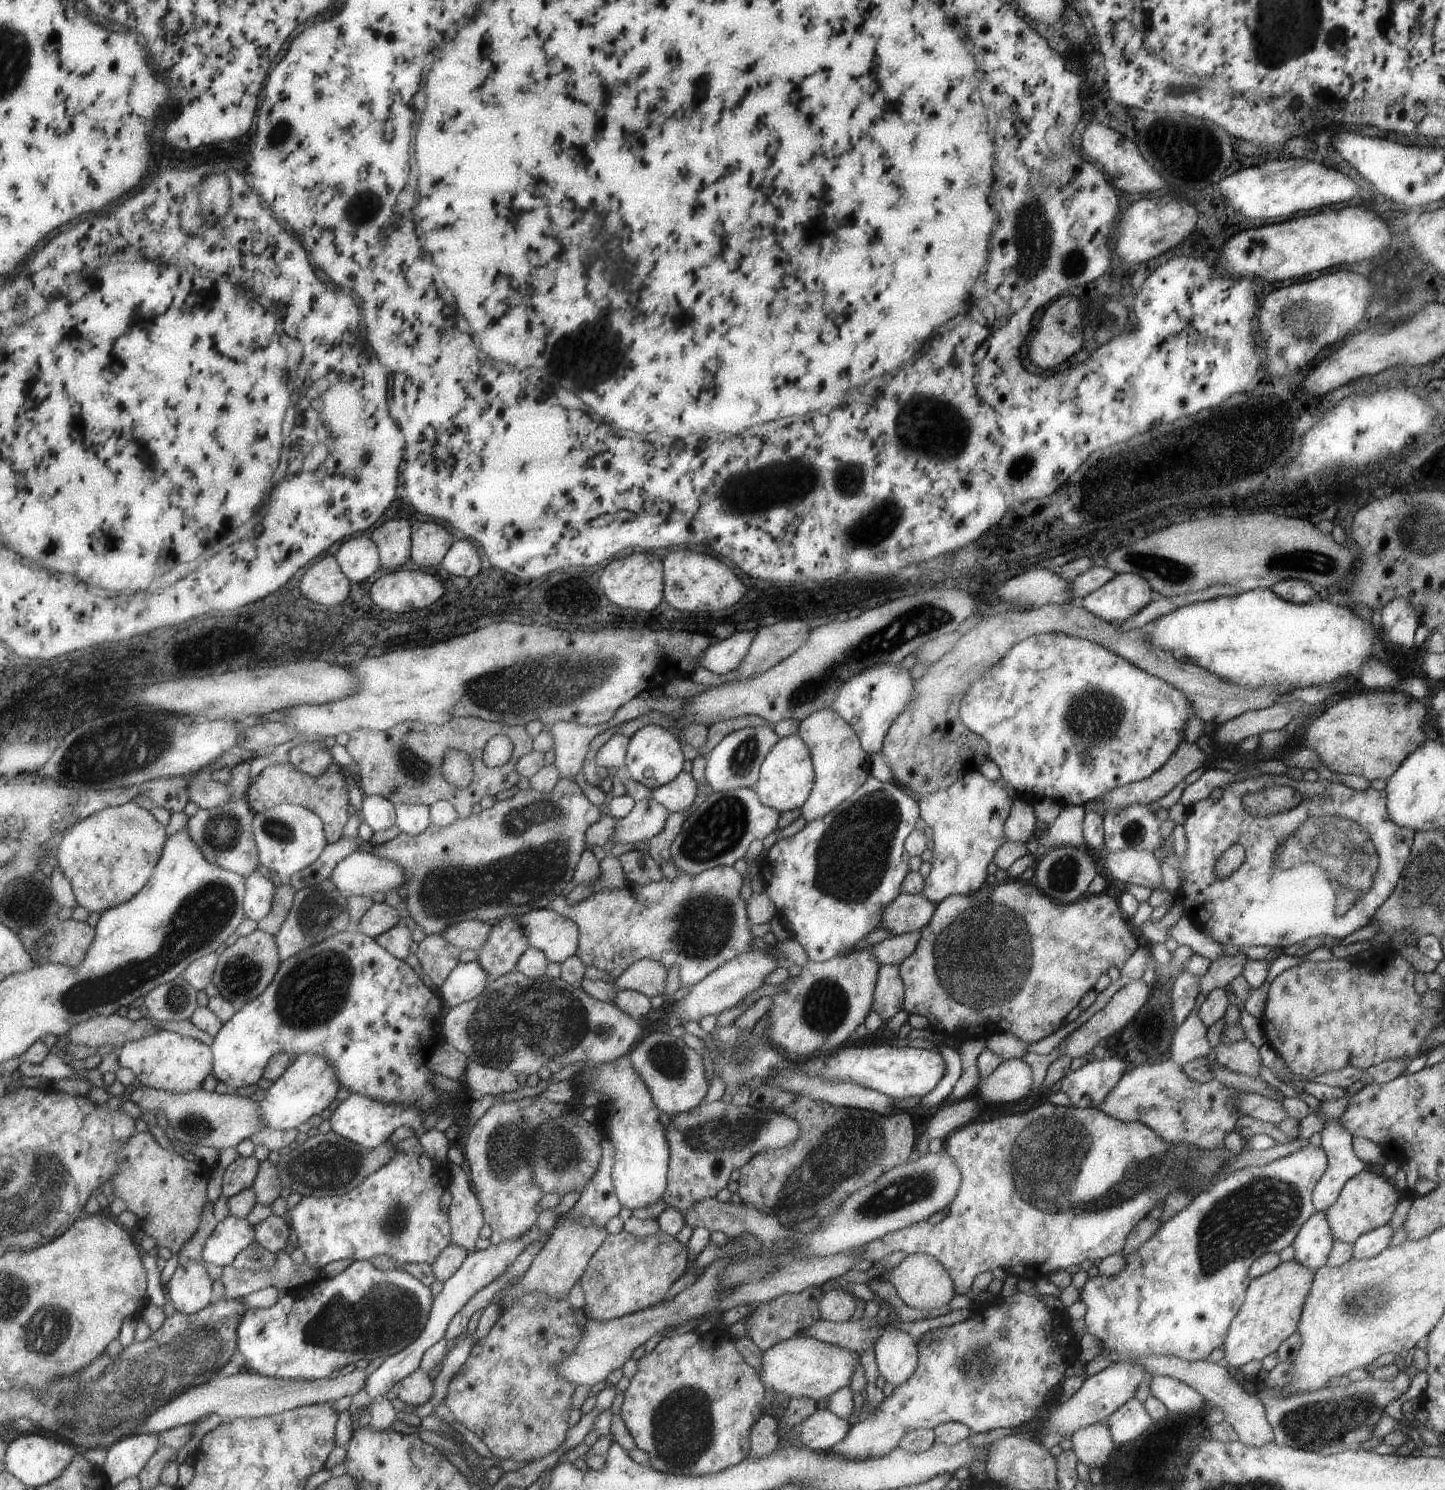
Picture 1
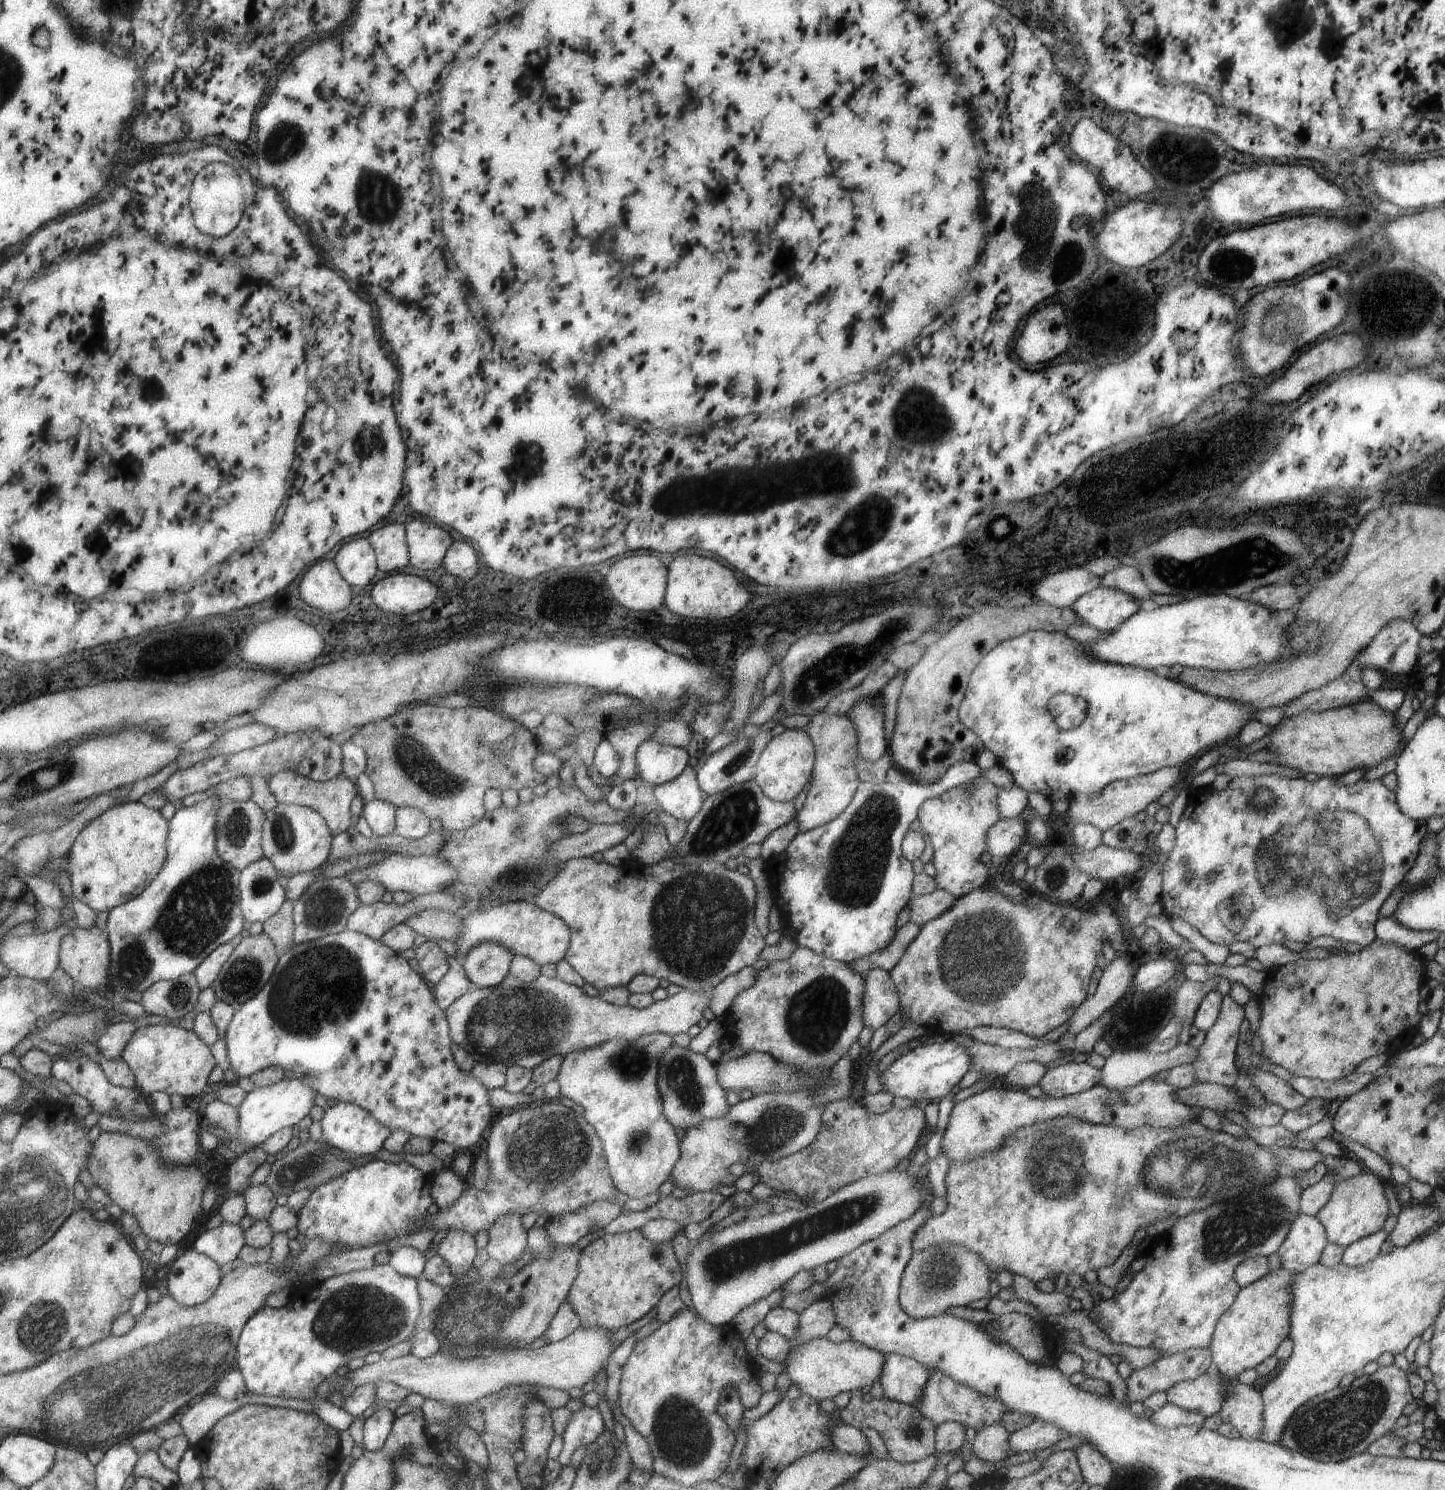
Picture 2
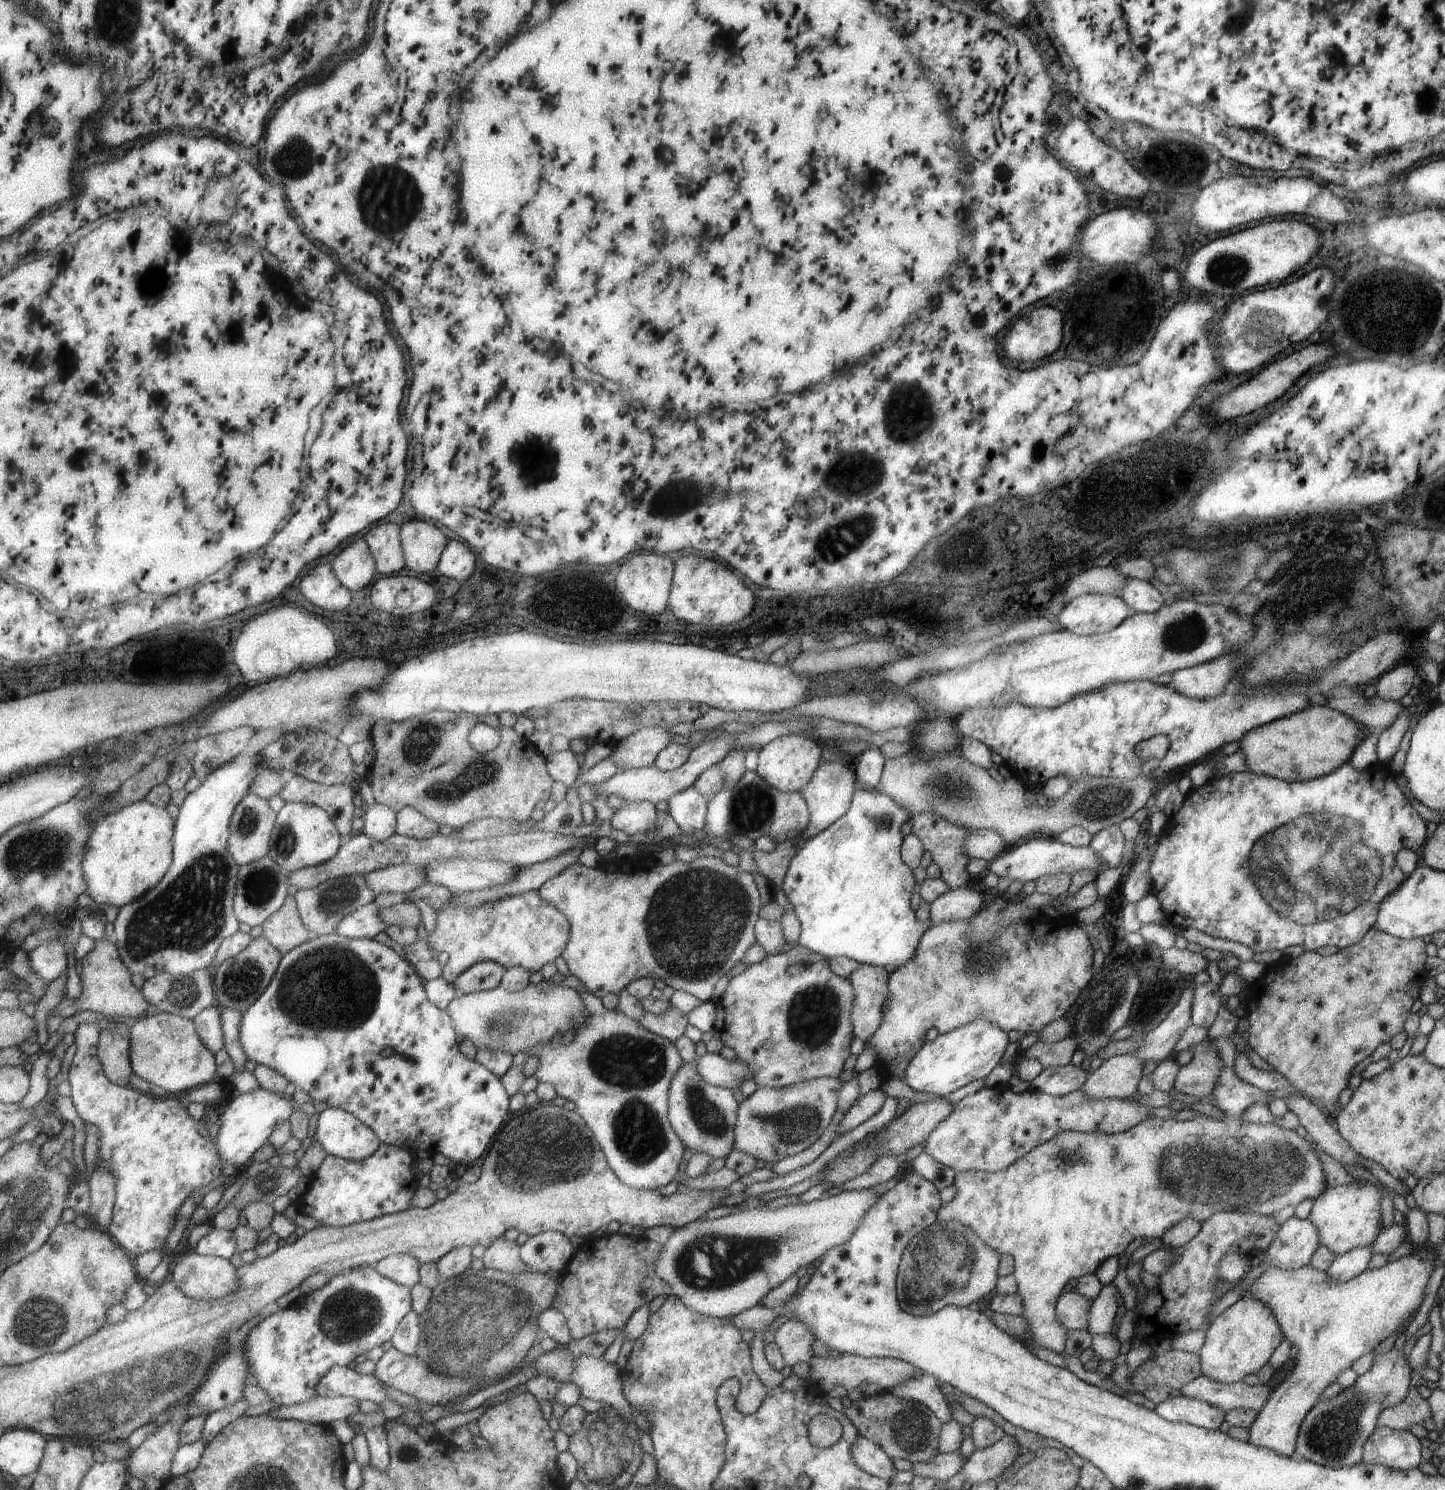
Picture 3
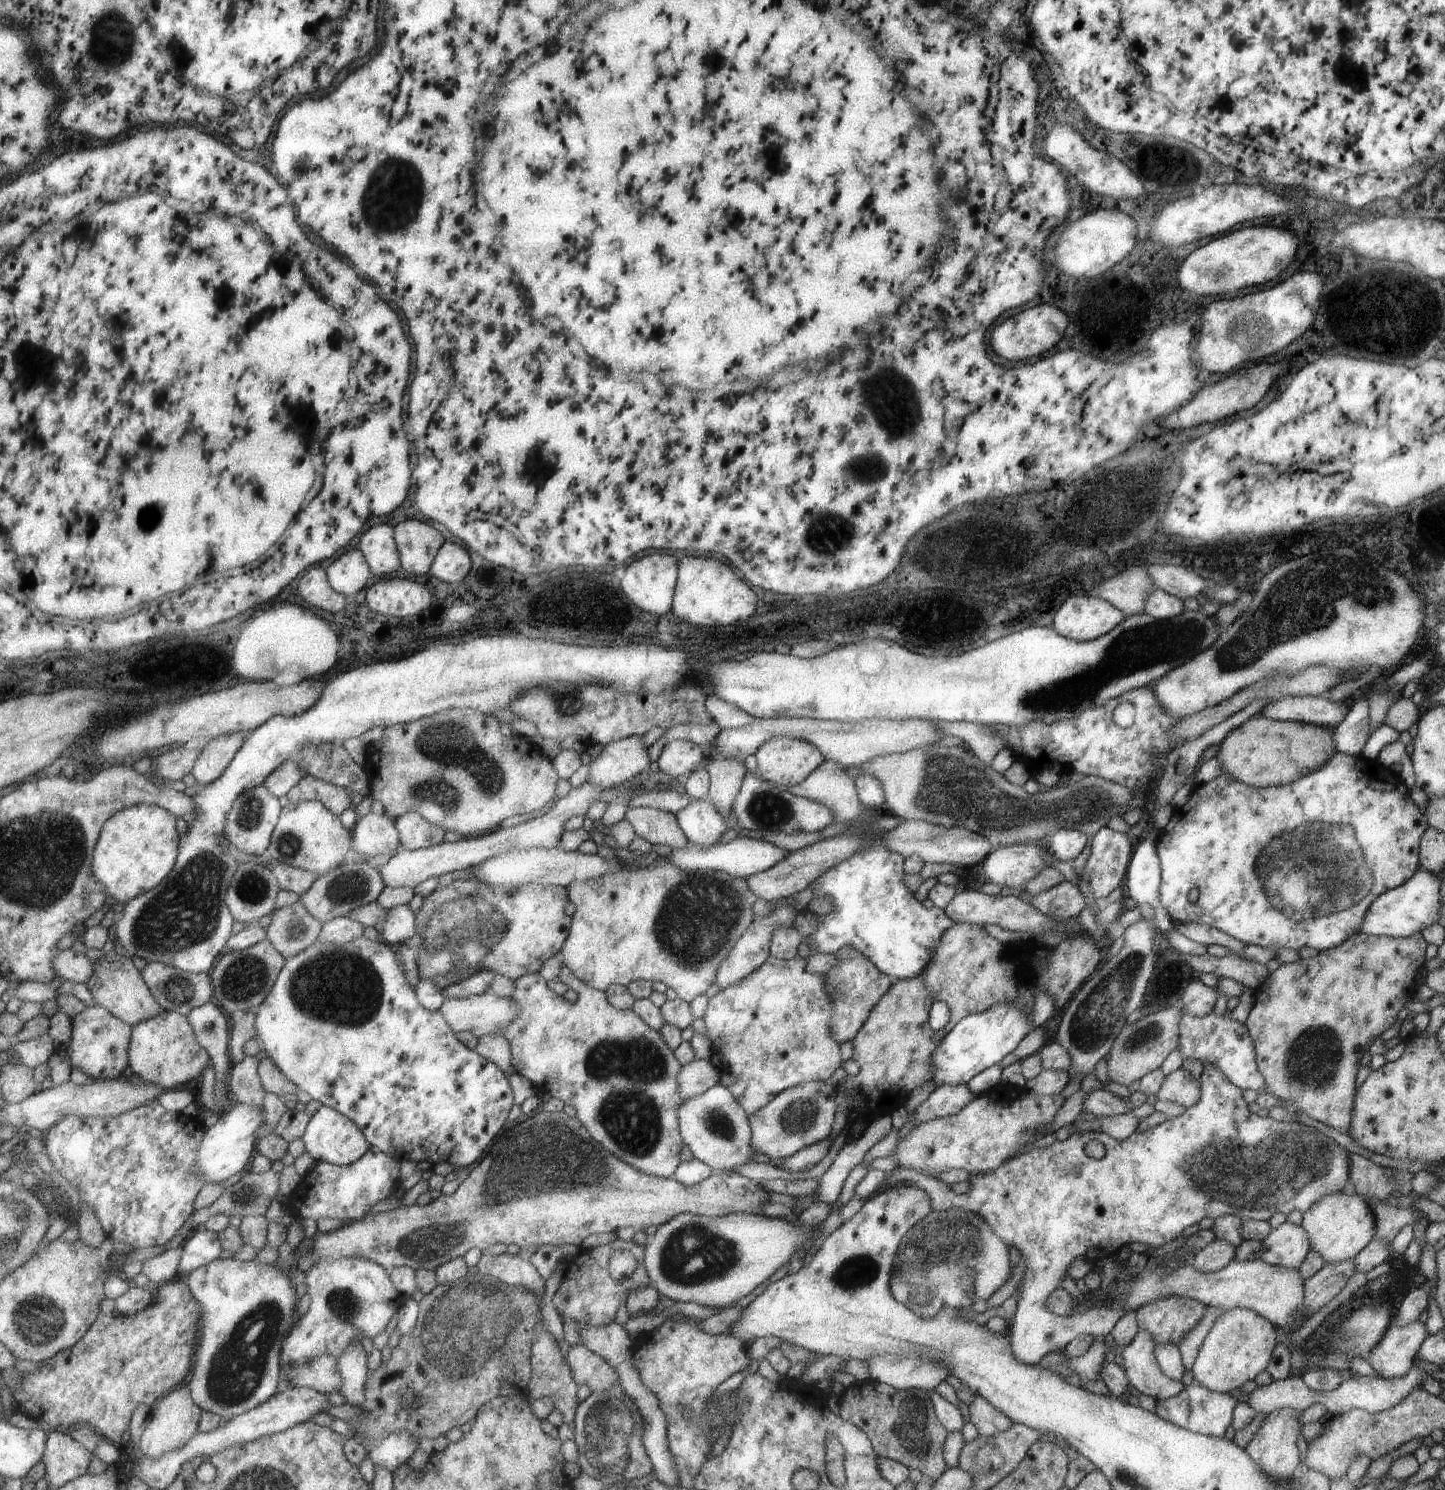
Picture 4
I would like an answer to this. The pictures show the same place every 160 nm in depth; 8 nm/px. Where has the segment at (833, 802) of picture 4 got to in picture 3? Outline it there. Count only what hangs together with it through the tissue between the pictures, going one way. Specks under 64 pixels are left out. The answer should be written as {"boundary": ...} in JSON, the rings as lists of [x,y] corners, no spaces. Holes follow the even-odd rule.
{"boundary":[[[847,761],[823,762],[823,764],[819,765],[813,772],[809,782],[800,790],[800,794],[803,796],[807,808],[809,808],[809,822],[807,822],[807,826],[801,830],[798,836],[808,840],[831,826],[835,820],[841,818],[849,810],[849,806],[851,806],[856,786],[852,764]]]}

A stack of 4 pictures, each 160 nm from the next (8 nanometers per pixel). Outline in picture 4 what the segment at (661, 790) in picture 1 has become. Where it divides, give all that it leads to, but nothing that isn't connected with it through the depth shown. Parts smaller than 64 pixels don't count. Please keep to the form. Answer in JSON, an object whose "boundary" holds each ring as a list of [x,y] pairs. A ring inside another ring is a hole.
{"boundary":[[[691,799],[683,810],[674,815],[683,835],[696,846],[715,845],[720,836],[729,830],[721,814],[705,800]]]}

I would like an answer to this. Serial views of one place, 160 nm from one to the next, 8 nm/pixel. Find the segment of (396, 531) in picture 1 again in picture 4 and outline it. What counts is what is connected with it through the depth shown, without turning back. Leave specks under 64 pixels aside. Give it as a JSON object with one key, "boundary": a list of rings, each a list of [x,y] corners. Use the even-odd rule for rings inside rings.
{"boundary":[[[379,524],[363,531],[359,538],[358,548],[375,576],[385,576],[400,566],[393,531],[387,524]]]}

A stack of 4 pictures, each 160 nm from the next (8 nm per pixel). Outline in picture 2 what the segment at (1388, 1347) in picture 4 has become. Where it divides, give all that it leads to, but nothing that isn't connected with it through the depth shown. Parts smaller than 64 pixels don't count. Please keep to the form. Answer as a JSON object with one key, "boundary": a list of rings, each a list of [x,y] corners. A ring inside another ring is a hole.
{"boundary":[[[1394,1364],[1377,1367],[1372,1374],[1354,1378],[1344,1388],[1337,1385],[1300,1404],[1289,1415],[1278,1443],[1316,1461],[1339,1462],[1365,1452],[1373,1441],[1395,1428],[1403,1407],[1413,1400],[1406,1371],[1401,1371]]]}

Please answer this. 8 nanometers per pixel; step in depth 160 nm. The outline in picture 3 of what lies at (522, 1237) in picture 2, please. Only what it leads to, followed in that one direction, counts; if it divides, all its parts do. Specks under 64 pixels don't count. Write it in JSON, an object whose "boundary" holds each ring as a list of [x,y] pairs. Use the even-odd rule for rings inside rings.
{"boundary":[[[503,1235],[497,1236],[483,1252],[481,1257],[484,1269],[497,1270],[505,1274],[519,1274],[529,1272],[520,1258],[520,1247],[517,1242],[505,1240]]]}

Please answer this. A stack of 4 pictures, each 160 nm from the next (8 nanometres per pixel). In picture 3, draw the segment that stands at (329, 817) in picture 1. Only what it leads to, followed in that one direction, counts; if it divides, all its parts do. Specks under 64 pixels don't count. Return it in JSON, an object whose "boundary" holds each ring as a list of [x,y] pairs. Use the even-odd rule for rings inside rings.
{"boundary":[[[295,775],[281,790],[280,797],[286,802],[305,802],[319,806],[332,816],[337,831],[349,837],[353,818],[353,787],[346,784],[323,785],[300,775]]]}

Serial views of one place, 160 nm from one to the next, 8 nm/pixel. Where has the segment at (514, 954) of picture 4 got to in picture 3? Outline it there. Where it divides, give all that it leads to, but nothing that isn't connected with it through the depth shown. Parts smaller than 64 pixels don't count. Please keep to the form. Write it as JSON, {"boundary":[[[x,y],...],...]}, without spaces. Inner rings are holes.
{"boundary":[[[529,890],[517,896],[509,896],[495,902],[485,902],[477,908],[463,908],[455,906],[447,901],[435,911],[436,924],[432,931],[427,932],[427,944],[429,948],[442,959],[442,972],[440,977],[445,982],[452,984],[455,978],[465,972],[475,962],[489,960],[497,962],[505,969],[519,966],[530,974],[540,969],[549,962],[554,963],[555,958],[560,956],[568,942],[570,932],[569,920],[551,904],[547,904],[537,890]]]}

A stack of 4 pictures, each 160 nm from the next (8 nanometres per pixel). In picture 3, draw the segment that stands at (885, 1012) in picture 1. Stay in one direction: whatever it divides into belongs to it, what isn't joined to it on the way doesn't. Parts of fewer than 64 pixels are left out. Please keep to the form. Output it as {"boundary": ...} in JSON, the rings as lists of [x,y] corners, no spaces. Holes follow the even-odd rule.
{"boundary":[[[860,963],[859,968],[847,976],[847,982],[853,988],[853,1004],[851,1004],[851,1012],[849,1012],[851,1032],[855,1038],[859,1038],[861,1041],[867,1040],[881,1024],[881,1008],[887,999],[888,977],[889,974],[884,968],[864,963]]]}

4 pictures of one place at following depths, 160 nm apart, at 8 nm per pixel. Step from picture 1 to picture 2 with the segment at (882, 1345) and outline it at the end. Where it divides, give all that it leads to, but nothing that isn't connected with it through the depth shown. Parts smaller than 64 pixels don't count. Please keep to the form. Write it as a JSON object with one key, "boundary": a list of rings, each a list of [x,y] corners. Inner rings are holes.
{"boundary":[[[881,1353],[884,1361],[878,1376],[883,1398],[908,1405],[916,1403],[919,1391],[928,1377],[920,1362],[895,1353]]]}

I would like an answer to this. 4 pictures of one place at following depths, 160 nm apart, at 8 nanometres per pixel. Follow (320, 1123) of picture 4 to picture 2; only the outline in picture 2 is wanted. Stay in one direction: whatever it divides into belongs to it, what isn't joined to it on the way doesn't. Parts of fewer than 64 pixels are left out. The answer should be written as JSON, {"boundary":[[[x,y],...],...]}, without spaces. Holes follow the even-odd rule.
{"boundary":[[[338,1101],[325,1110],[321,1120],[323,1139],[335,1148],[359,1156],[373,1155],[382,1148],[390,1128],[353,1103]]]}

